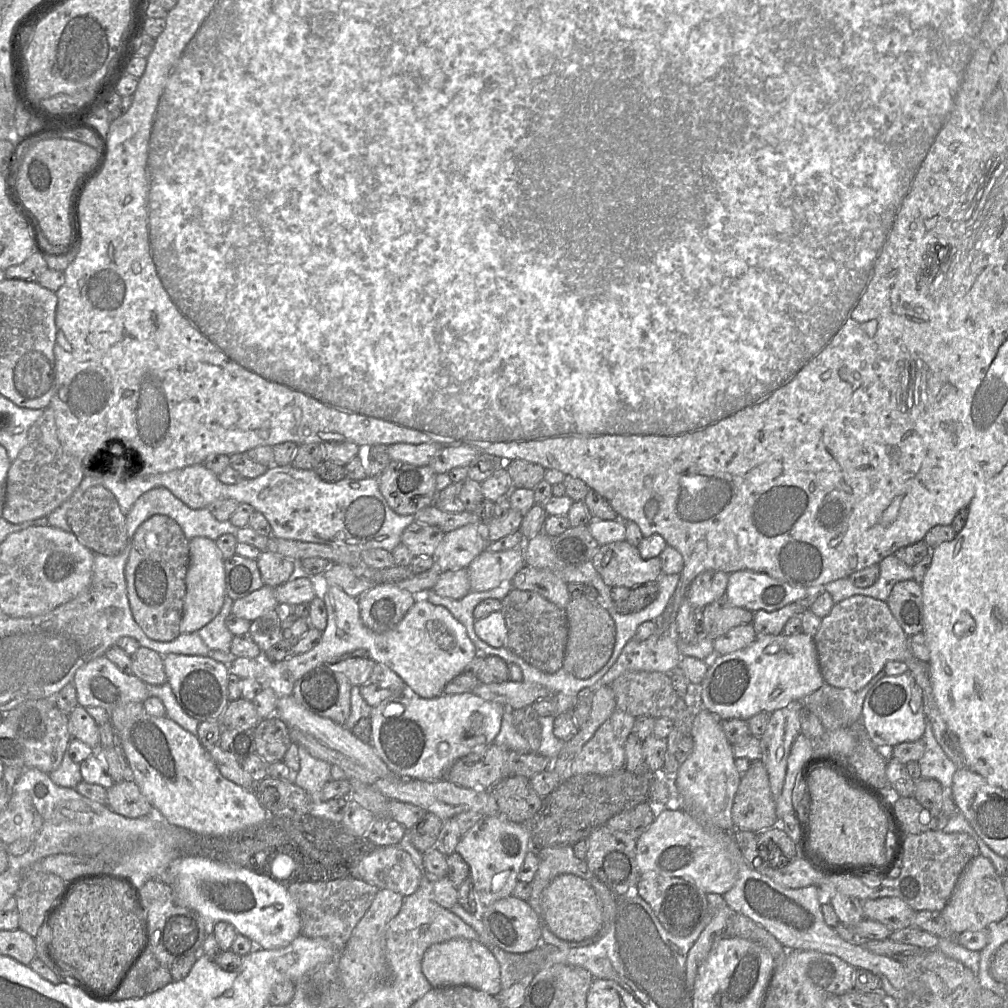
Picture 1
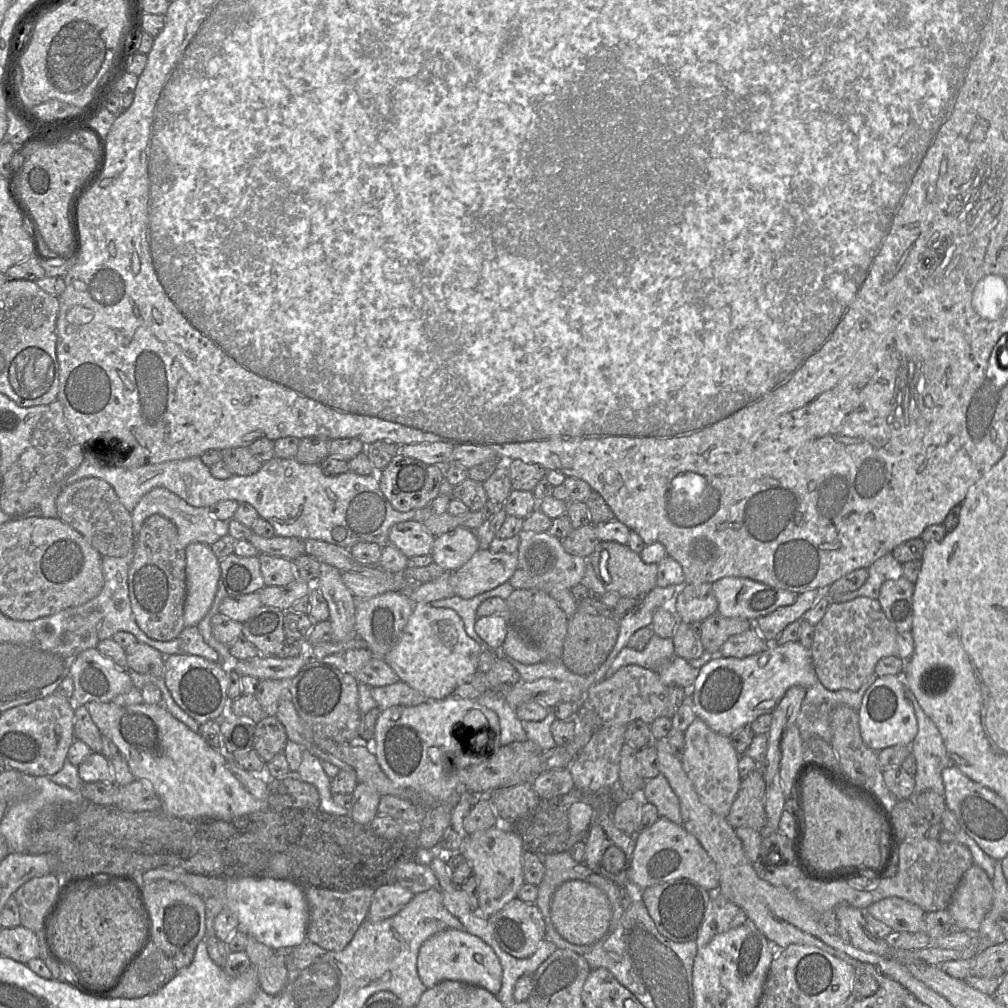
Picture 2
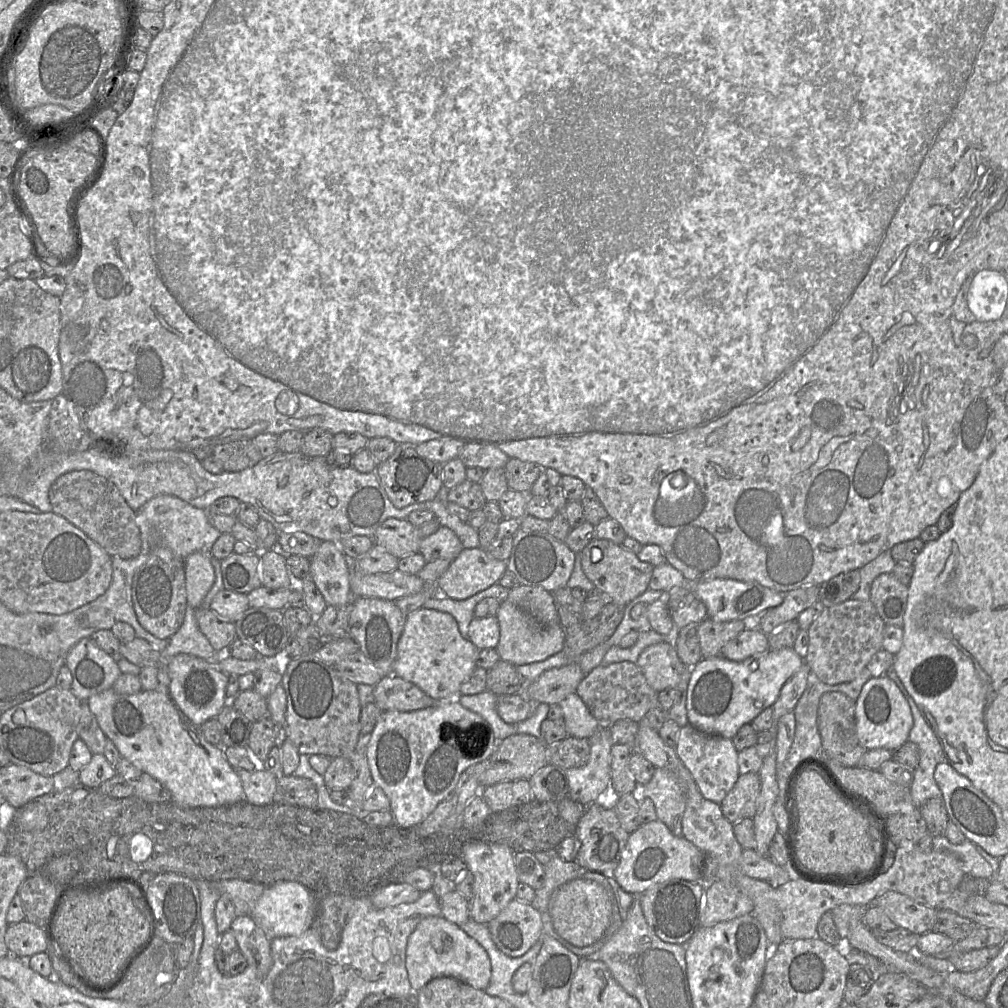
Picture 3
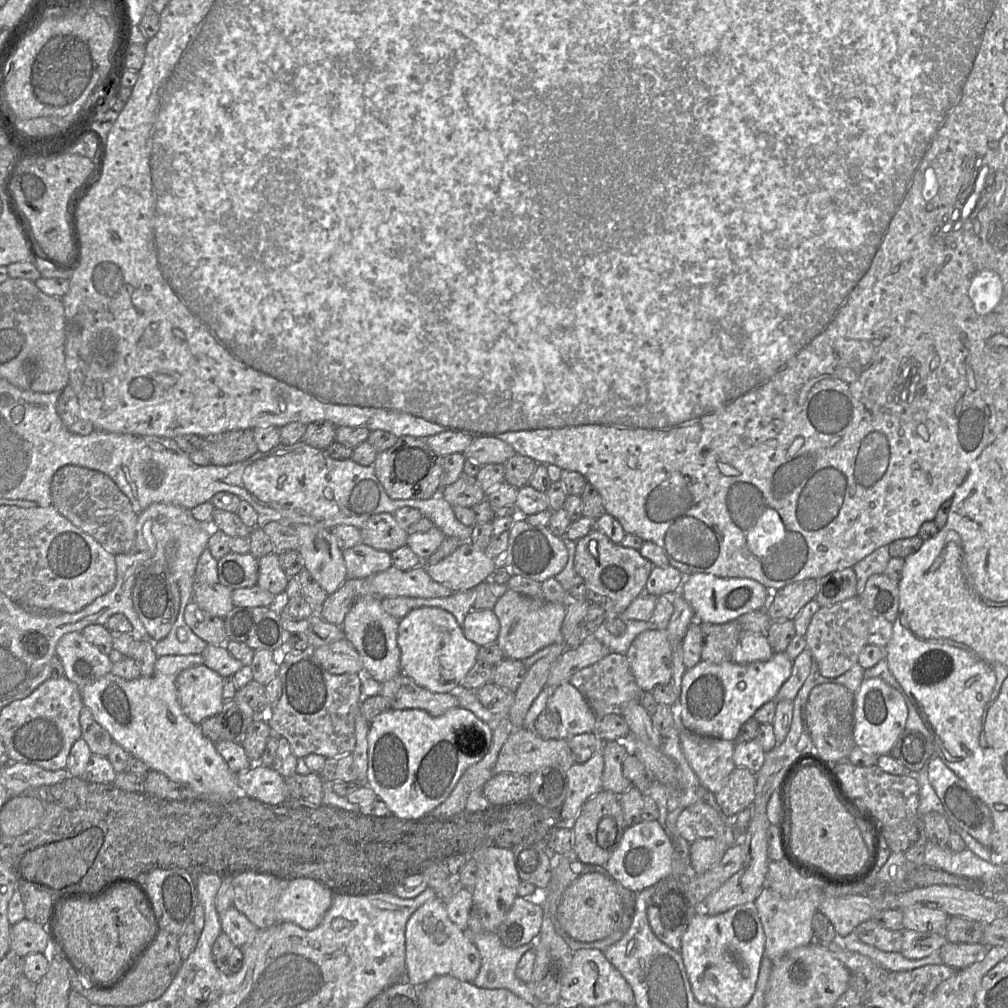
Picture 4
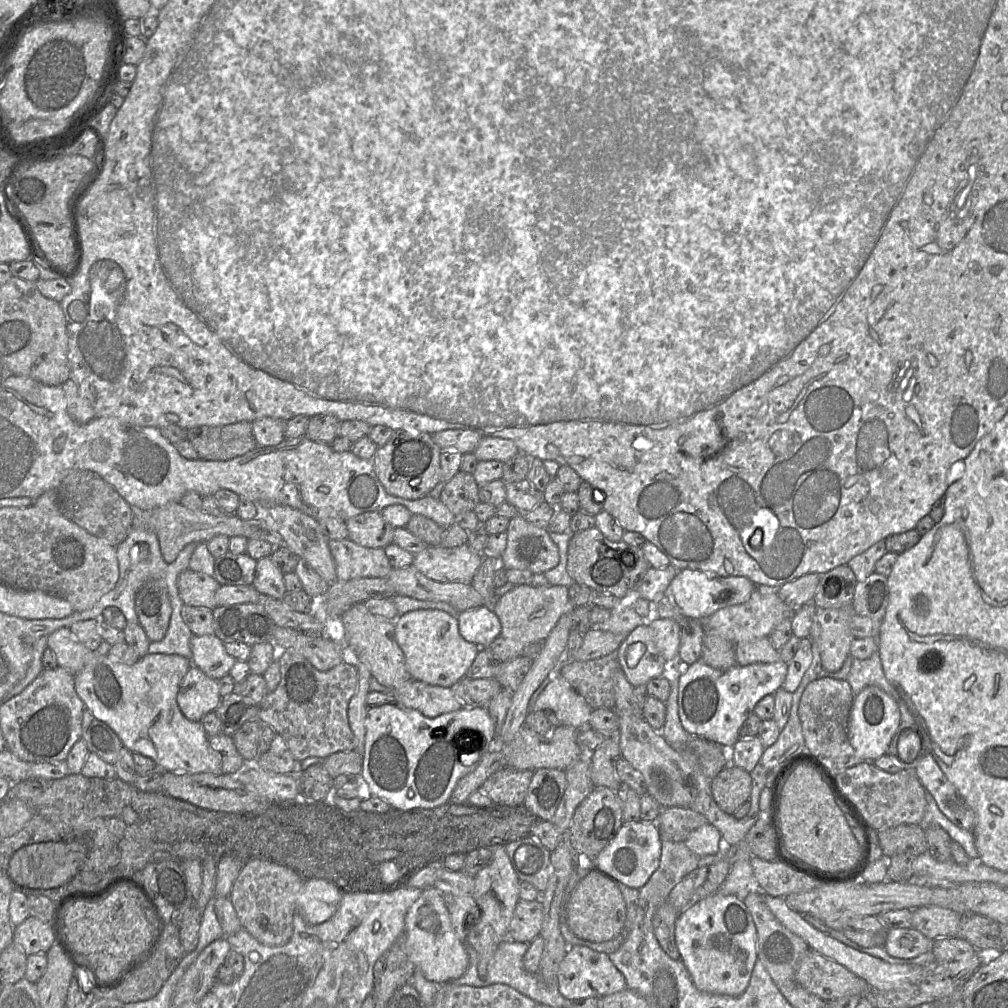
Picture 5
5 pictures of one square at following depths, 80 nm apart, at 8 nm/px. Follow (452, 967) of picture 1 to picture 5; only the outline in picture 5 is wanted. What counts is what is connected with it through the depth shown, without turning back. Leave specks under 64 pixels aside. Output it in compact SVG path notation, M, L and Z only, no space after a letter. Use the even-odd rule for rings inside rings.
M435 887L423 889L405 915L404 944L408 958L416 970L435 984L442 985L460 978L469 965L464 943L457 937L447 910L443 893Z

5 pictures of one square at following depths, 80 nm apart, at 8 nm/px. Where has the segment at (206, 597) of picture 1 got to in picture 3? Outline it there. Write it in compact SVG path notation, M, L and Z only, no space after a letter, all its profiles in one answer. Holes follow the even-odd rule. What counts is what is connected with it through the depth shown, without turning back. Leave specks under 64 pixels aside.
M195 552L185 560L187 606L197 609L212 588L215 571L209 553Z

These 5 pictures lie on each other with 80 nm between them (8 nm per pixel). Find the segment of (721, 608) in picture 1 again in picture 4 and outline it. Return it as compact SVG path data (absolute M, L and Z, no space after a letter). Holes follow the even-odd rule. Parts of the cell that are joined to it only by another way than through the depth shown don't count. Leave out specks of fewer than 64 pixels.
M733 620L723 624L700 623L700 625L701 661L712 664L732 661L732 652L743 633L740 624Z

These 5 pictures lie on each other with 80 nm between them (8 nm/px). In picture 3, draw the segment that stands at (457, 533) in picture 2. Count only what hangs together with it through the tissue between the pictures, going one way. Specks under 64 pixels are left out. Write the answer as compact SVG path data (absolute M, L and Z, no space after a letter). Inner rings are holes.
M440 526L436 532L421 539L419 553L426 562L436 559L453 560L463 549L454 532L446 526Z

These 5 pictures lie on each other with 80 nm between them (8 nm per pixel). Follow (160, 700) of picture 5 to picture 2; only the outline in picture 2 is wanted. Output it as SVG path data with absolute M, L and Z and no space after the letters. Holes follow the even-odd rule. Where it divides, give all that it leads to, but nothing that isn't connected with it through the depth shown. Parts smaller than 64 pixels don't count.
M91 701L85 704L102 735L110 738L126 759L137 780L149 782L162 802L162 811L177 818L211 818L233 820L268 807L266 801L254 798L227 766L226 754L209 746L199 732L192 731L176 719L163 704L140 703L120 706L111 702Z

